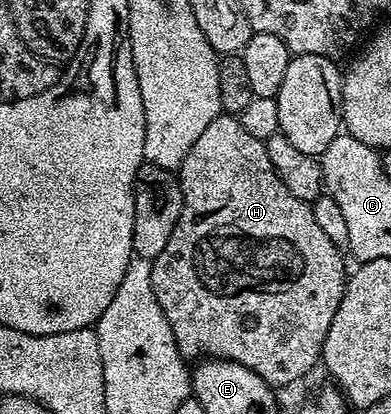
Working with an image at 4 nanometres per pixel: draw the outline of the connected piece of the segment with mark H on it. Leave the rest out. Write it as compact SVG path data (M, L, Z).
M232 114L217 115L215 121L211 121L207 129L203 129L203 134L195 140L195 145L191 145L191 153L187 153L187 157L180 165L179 178L183 193L183 209L179 213L179 221L175 229L171 229L171 238L167 241L163 253L159 253L159 257L152 260L153 268L151 269L151 285L155 289L159 309L163 309L171 325L171 333L175 337L175 345L179 353L187 361L212 357L230 359L239 365L247 365L247 369L259 373L259 377L263 377L263 381L267 381L274 389L289 387L292 383L299 382L313 366L321 363L321 350L323 341L327 337L327 329L331 329L335 309L339 309L339 301L343 301L347 267L345 271L345 263L341 260L342 248L334 245L327 238L327 233L323 233L323 228L315 221L312 206L299 201L299 197L292 195L287 190L287 185L279 181L279 173L275 173L275 165L271 165L271 157L267 157L264 142L251 137L251 133L243 129L240 118Z

